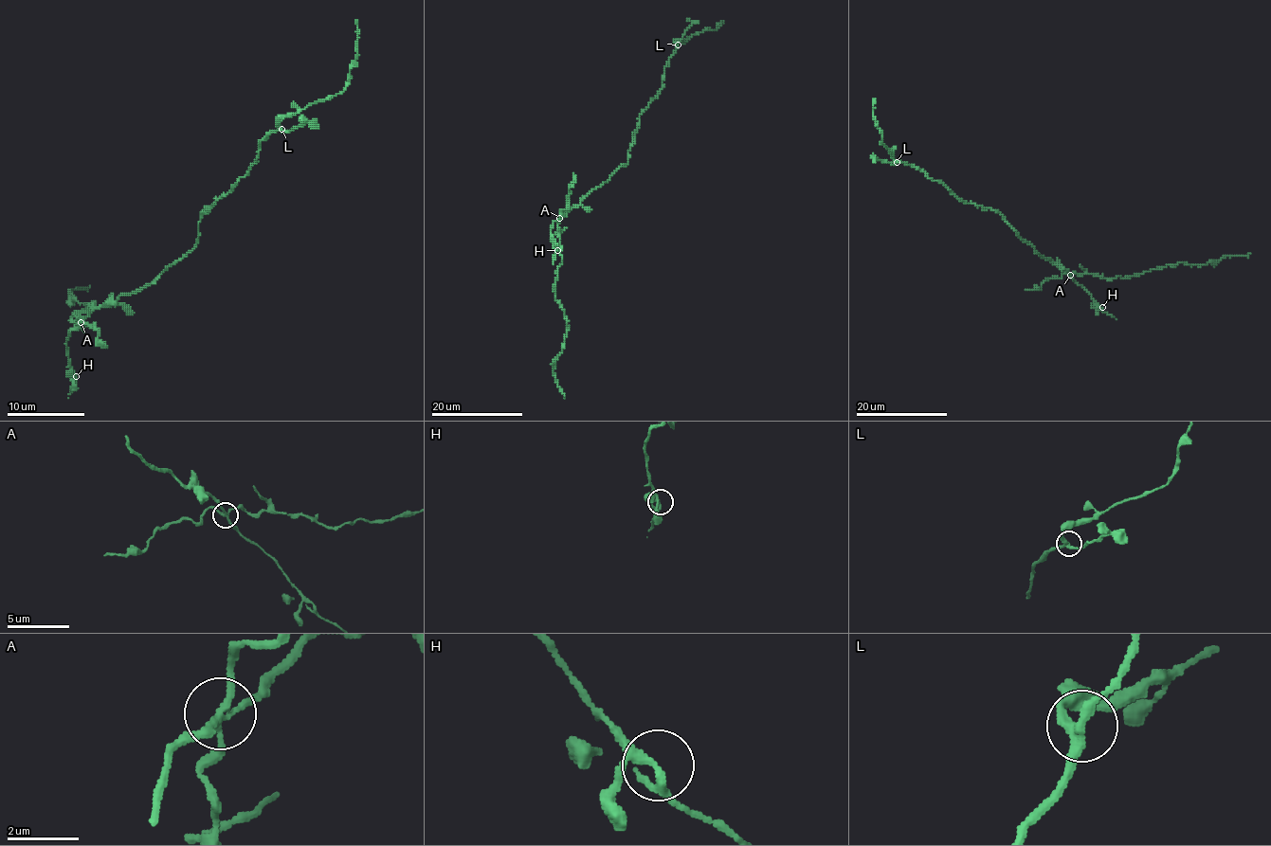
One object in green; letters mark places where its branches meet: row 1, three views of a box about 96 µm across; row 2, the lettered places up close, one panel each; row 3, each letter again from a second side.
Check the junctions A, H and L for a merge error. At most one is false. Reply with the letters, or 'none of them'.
A

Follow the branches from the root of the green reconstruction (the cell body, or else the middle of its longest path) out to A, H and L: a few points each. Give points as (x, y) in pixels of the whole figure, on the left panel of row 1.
A: (165, 268), (148, 285), (122, 294), (115, 303), (103, 303), (80, 322)
H: (165, 268), (148, 285), (122, 294), (115, 303), (98, 307), (70, 332), (66, 355), (76, 376)
L: (165, 268), (196, 244), (198, 222), (206, 207), (248, 171), (257, 161), (259, 144), (270, 133), (281, 129)

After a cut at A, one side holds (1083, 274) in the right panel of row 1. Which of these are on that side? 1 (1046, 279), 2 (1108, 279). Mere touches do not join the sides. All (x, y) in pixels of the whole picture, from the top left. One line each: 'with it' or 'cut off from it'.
1: with it
2: with it

